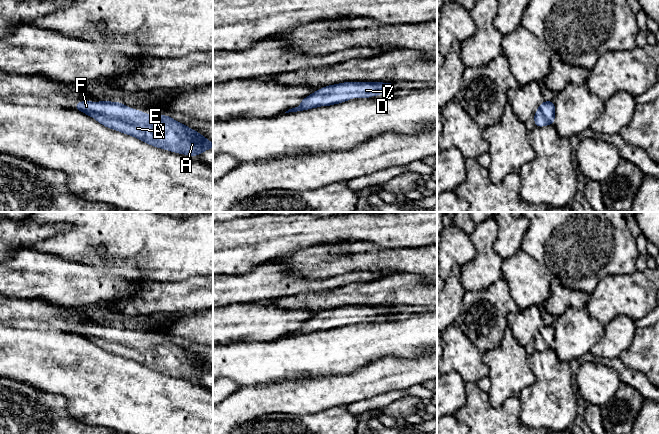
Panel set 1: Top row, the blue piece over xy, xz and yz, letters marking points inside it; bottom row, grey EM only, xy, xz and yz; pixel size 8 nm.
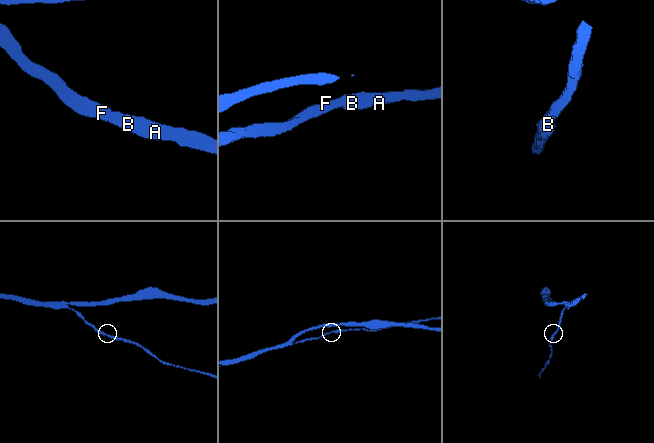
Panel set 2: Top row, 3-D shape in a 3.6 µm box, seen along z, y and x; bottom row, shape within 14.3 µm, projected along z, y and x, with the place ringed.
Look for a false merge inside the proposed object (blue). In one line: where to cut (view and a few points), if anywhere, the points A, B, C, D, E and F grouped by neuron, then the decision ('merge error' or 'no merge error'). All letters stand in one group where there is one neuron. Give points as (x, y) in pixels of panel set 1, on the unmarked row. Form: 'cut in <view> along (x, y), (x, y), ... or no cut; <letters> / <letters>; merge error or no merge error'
no cut; A B C D E F; no merge error

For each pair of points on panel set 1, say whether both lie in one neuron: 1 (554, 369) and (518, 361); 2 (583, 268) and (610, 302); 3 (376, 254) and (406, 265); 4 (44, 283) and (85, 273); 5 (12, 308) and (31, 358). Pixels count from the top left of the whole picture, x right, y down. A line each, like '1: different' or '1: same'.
1: different
2: different
3: same
4: same
5: different

